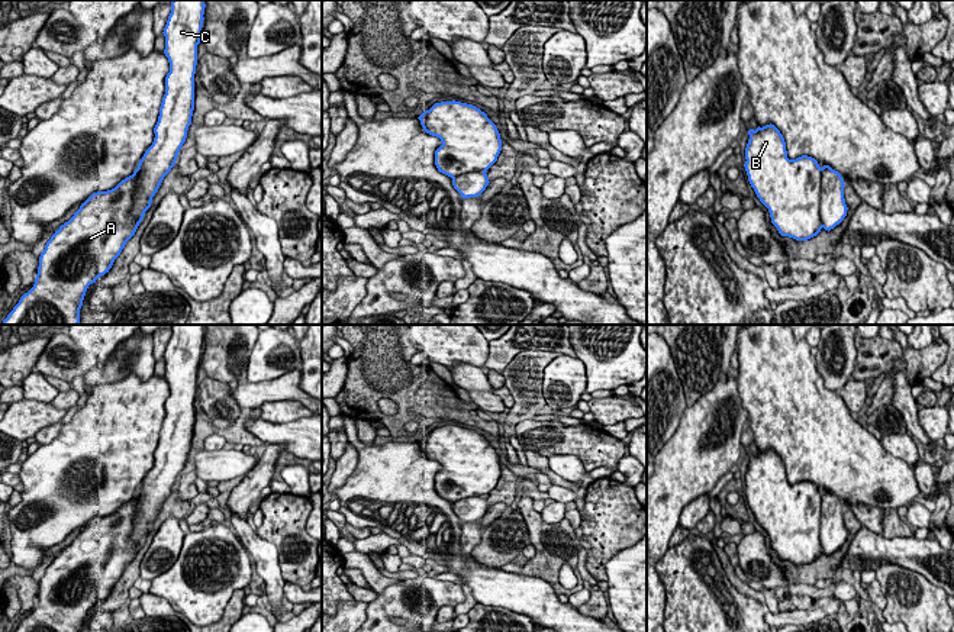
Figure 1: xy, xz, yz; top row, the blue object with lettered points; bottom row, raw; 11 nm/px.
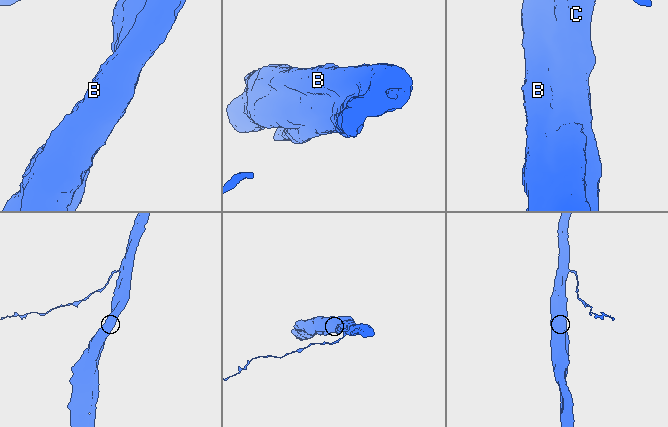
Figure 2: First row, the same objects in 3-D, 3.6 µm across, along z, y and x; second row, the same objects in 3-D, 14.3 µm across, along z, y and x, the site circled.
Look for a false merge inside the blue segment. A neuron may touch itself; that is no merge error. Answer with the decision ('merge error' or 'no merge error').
no merge error

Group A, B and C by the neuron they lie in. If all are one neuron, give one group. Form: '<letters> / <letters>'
A B C

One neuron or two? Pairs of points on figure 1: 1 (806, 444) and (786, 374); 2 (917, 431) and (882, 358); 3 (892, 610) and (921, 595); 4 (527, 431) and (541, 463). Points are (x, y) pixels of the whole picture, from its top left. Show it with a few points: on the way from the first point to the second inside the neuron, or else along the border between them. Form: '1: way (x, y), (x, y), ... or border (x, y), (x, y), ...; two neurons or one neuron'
1: way (806, 426), (789, 408), (786, 392); one neuron
2: way (909, 410), (902, 399), (901, 371); one neuron
3: way (899, 608), (914, 600); one neuron
4: border (524, 447), (547, 458); two neurons

